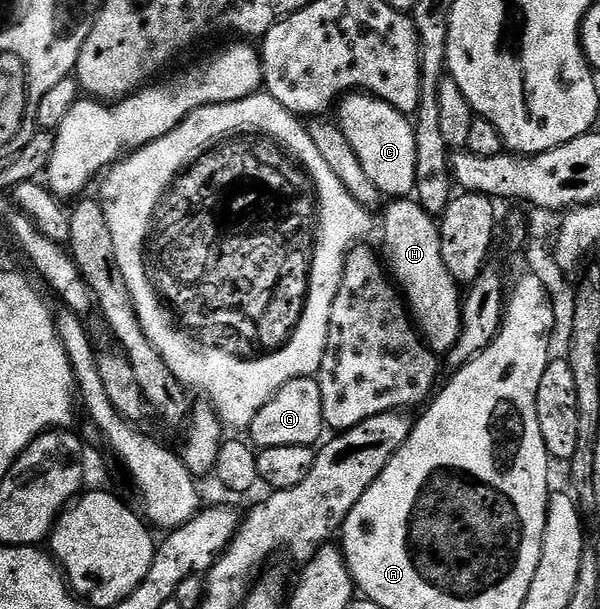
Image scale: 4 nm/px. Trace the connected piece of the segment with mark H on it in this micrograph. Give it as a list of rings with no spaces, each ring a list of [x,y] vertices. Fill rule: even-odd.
[[[411,197],[397,198],[387,203],[384,210],[384,250],[382,261],[390,275],[391,281],[398,287],[412,319],[412,324],[429,350],[437,356],[447,355],[456,345],[462,324],[462,287],[446,272],[446,264],[442,264],[442,244],[440,243],[440,227],[437,219],[427,214],[420,203]]]

